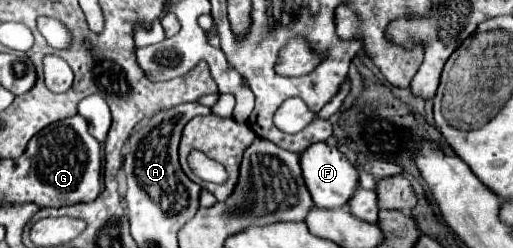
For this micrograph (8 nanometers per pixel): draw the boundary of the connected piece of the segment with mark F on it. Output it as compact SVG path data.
M325 142L311 144L311 148L305 148L303 154L299 154L299 164L301 164L307 190L311 192L313 204L317 208L341 208L347 204L353 190L357 188L355 166L335 146L329 146Z

